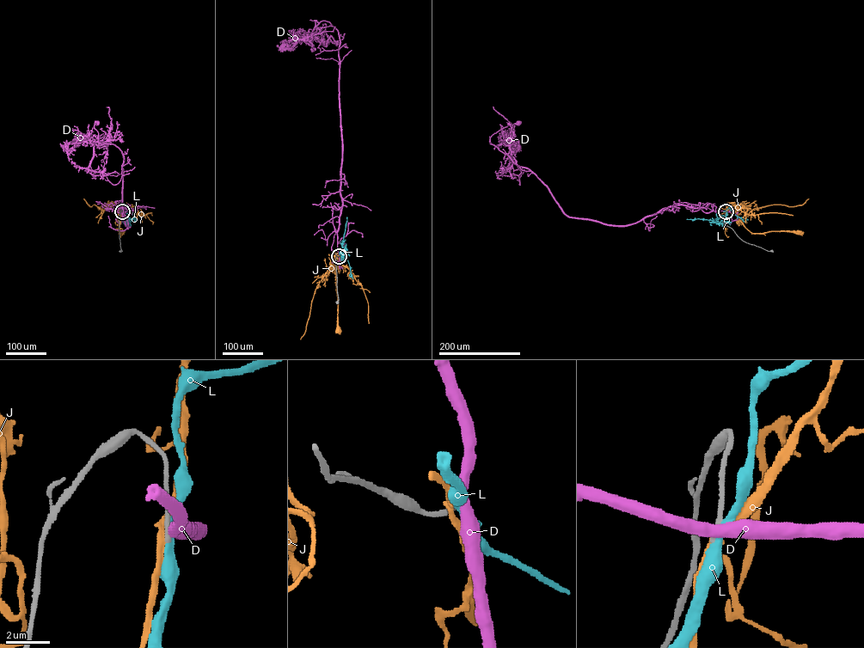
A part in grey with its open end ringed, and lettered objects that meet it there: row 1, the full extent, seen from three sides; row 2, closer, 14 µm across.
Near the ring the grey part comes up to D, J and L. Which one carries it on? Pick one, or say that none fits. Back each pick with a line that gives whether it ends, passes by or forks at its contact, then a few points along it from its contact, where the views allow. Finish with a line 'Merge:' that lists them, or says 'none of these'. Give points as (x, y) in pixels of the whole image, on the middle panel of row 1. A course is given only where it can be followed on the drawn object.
L: it passes by; it runs (339, 256), (347, 217)
Merge: L

